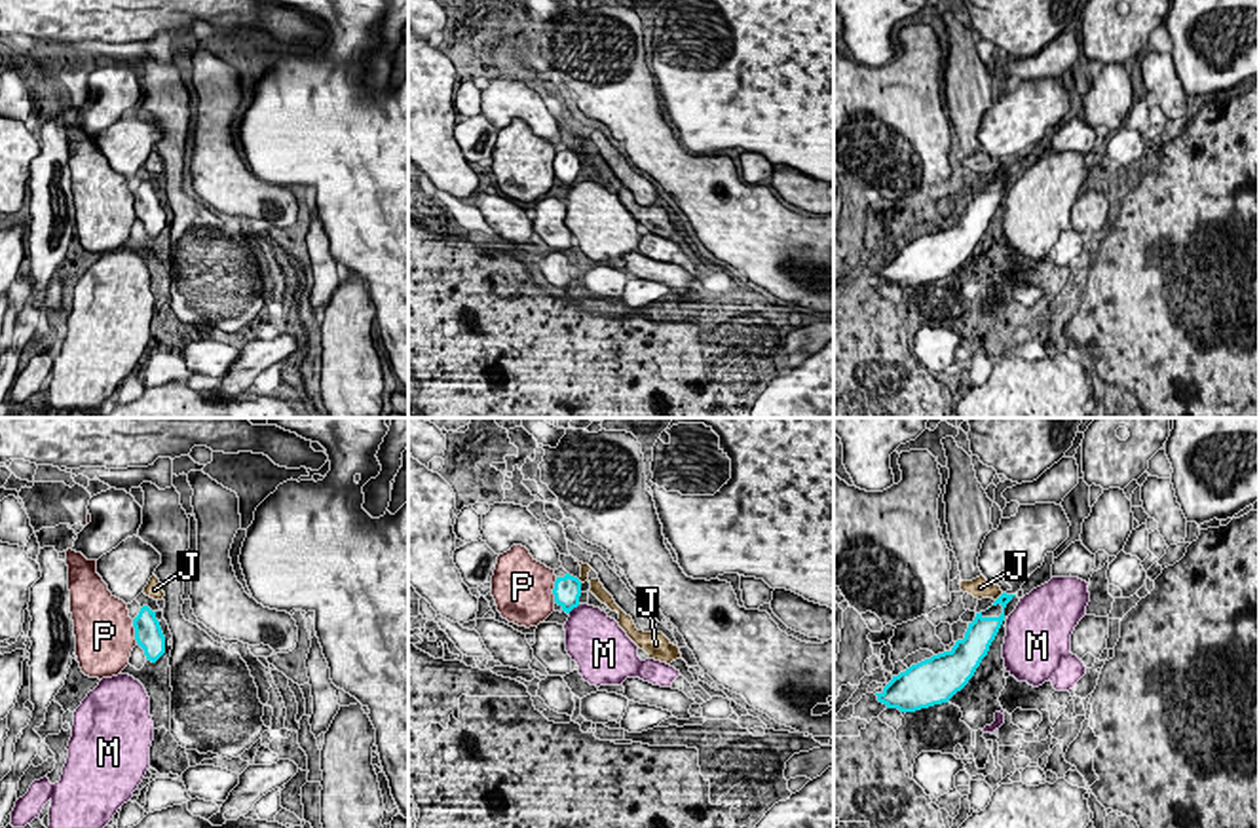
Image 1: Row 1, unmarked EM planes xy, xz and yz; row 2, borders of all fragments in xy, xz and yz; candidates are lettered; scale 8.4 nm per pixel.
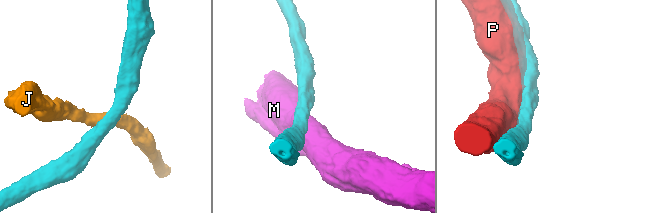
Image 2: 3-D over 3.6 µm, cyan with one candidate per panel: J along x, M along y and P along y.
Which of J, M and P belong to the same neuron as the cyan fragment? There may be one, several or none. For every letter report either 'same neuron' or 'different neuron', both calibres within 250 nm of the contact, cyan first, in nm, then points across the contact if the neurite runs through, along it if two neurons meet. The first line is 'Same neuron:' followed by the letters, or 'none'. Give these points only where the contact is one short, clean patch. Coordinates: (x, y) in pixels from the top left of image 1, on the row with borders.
Same neuron: P
J: different neuron; calibres 140 and 180 nm; border yz (1003, 593), (995, 601)
M: different neuron; calibres 240 and 400 nm; border xz (580, 604), (568, 614)
P: same neuron; calibres 240 and 480 nm

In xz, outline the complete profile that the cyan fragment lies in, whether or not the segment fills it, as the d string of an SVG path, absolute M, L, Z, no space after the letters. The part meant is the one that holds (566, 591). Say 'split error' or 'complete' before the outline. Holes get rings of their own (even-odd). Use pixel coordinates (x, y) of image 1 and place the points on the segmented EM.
complete; M566 574L564 577L556 577L553 594L562 612L570 613L579 606L581 581L570 574Z

